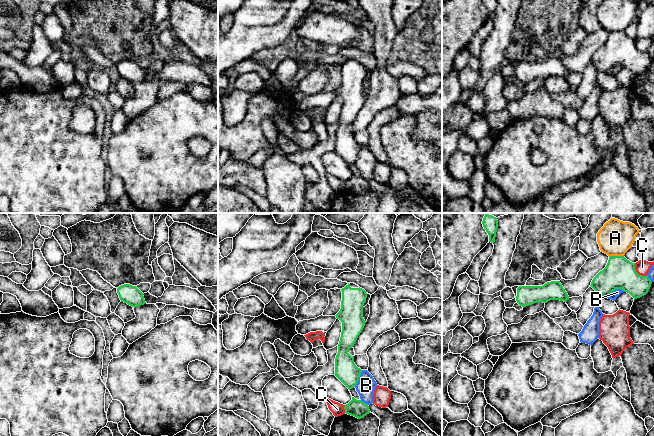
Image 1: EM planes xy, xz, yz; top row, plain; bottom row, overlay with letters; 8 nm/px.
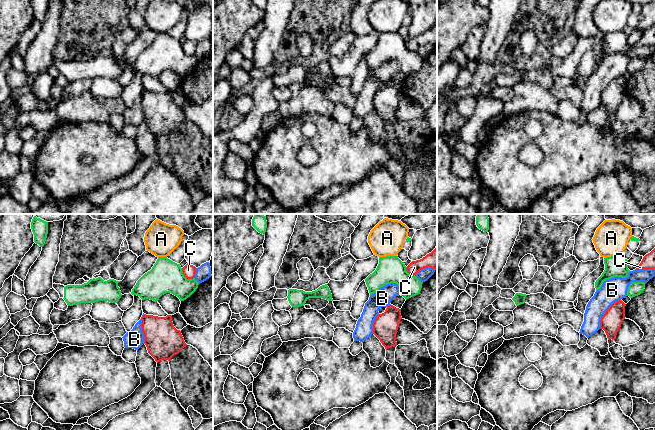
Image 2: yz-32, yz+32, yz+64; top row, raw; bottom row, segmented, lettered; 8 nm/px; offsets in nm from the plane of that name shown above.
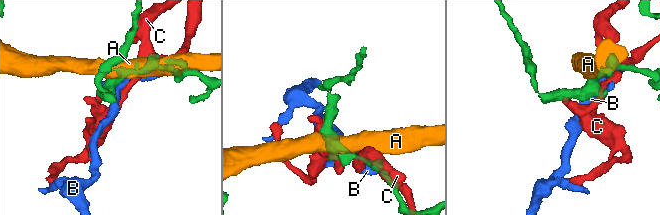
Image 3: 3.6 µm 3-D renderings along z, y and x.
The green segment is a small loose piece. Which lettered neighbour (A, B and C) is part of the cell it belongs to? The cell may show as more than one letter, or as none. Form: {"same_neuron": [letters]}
{"same_neuron": []}

